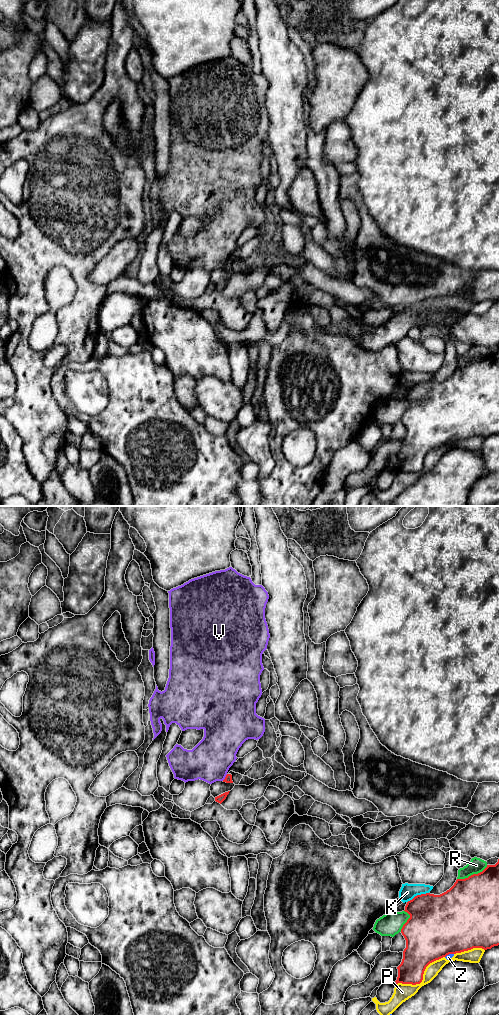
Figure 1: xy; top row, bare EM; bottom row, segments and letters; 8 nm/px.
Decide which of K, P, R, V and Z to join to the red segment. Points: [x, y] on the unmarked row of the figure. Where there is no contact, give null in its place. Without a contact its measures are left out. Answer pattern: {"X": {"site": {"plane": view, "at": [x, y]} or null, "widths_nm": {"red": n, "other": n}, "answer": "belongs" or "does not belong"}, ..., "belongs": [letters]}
{"K": {"site": {"plane": "xy", "at": [417, 383]}, "widths_nm": {"red": 420, "other": 130}, "answer": "does not belong"}, "P": {"site": {"plane": "xy", "at": [422, 466]}, "widths_nm": {"red": 280, "other": 140}, "answer": "does not belong"}, "R": {"site": {"plane": "xy", "at": [473, 362]}, "widths_nm": {"red": 440, "other": 120}, "answer": "does not belong"}, "V": {"site": {"plane": "xy", "at": [225, 265]}, "widths_nm": {"red": 60, "other": 320}, "answer": "does not belong"}, "Z": {"site": {"plane": "xy", "at": [449, 441]}, "widths_nm": {"red": 500, "other": 50}, "answer": "does not belong"}, "belongs": []}

